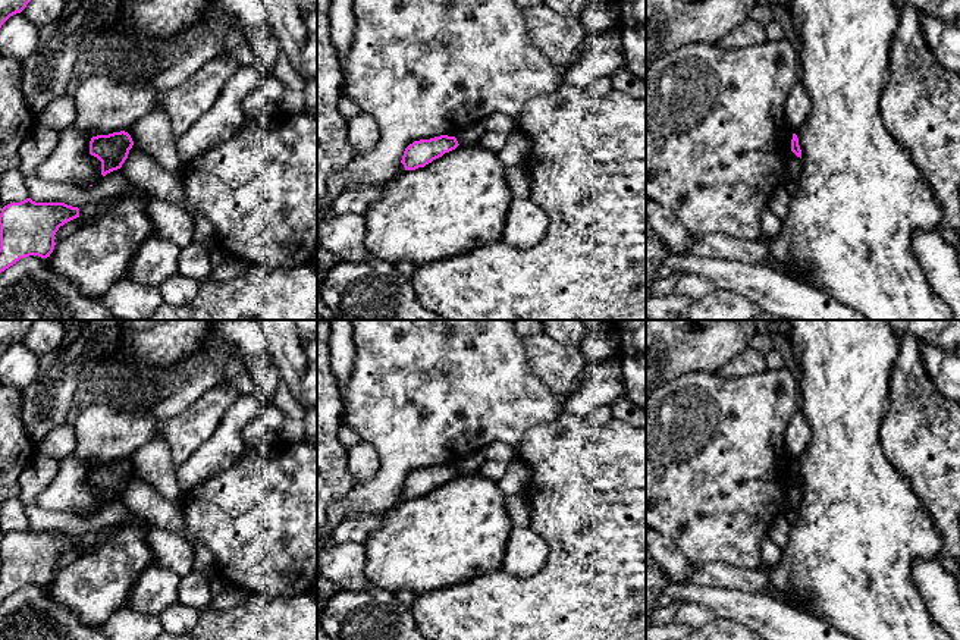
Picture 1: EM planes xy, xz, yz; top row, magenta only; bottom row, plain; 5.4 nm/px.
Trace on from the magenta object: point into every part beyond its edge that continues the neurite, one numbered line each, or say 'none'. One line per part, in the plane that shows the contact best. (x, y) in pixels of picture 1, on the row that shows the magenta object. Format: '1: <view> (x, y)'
none

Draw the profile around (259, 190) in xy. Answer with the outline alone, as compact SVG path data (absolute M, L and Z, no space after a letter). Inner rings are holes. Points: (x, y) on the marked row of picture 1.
M305 112L251 116L229 139L200 154L182 169L185 210L206 217L217 247L230 257L267 272L311 264L317 254L317 117Z

